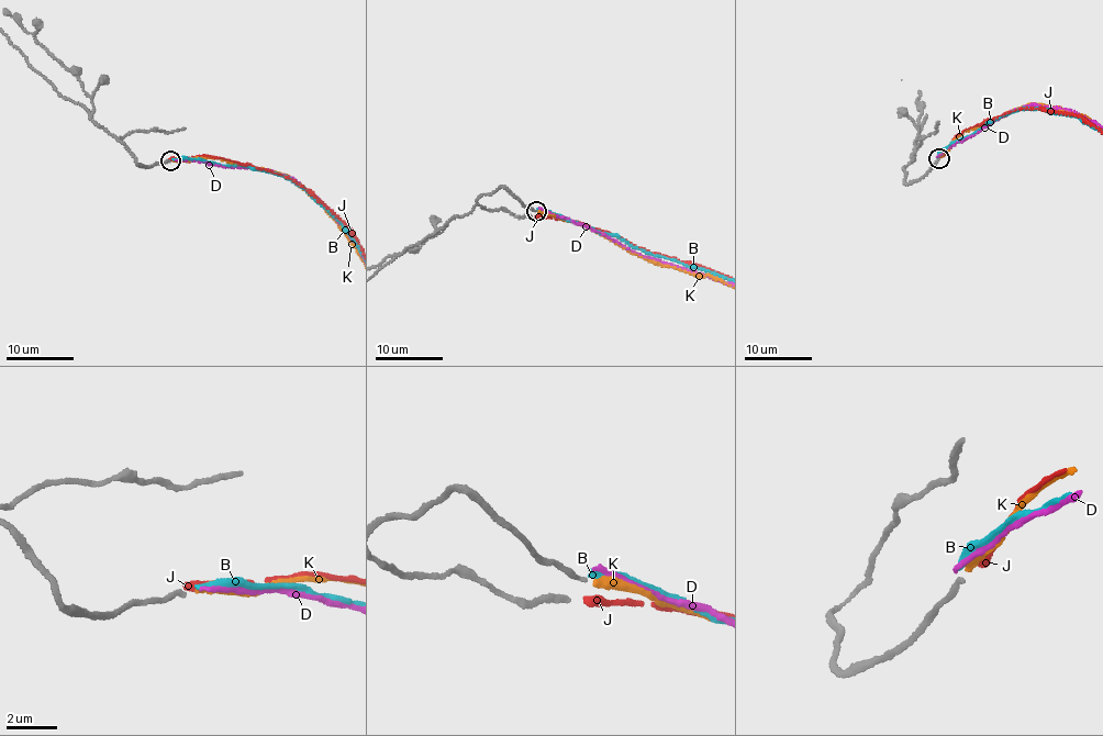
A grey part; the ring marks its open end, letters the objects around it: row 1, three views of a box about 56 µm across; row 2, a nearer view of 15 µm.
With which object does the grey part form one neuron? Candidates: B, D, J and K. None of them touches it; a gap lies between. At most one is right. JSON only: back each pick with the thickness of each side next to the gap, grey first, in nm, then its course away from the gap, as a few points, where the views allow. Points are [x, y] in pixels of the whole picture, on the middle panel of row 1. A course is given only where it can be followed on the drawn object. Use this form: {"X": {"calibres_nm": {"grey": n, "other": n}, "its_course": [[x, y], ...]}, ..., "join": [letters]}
{"K": {"calibres_nm": {"grey": 180, "other": 360}}, "join": ["K"]}

